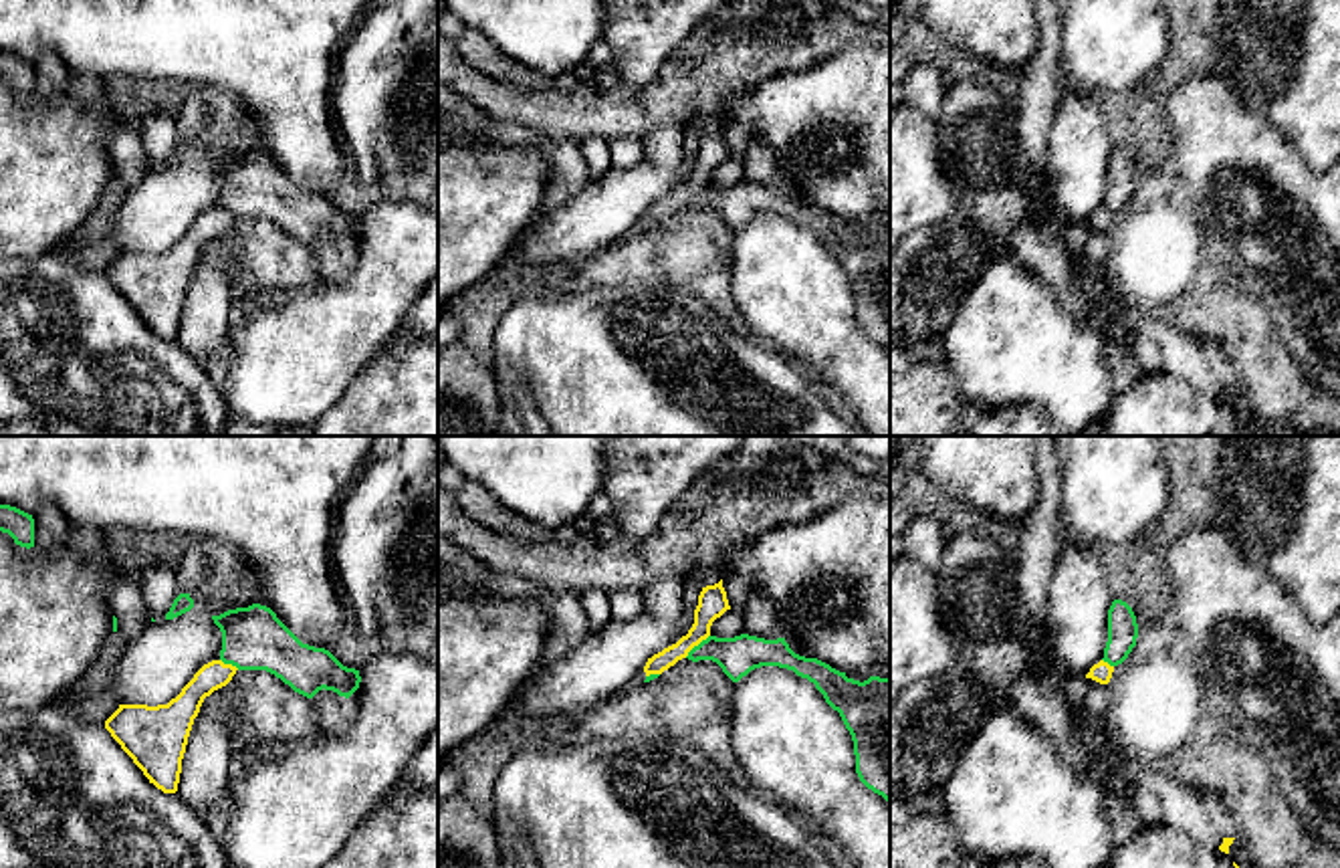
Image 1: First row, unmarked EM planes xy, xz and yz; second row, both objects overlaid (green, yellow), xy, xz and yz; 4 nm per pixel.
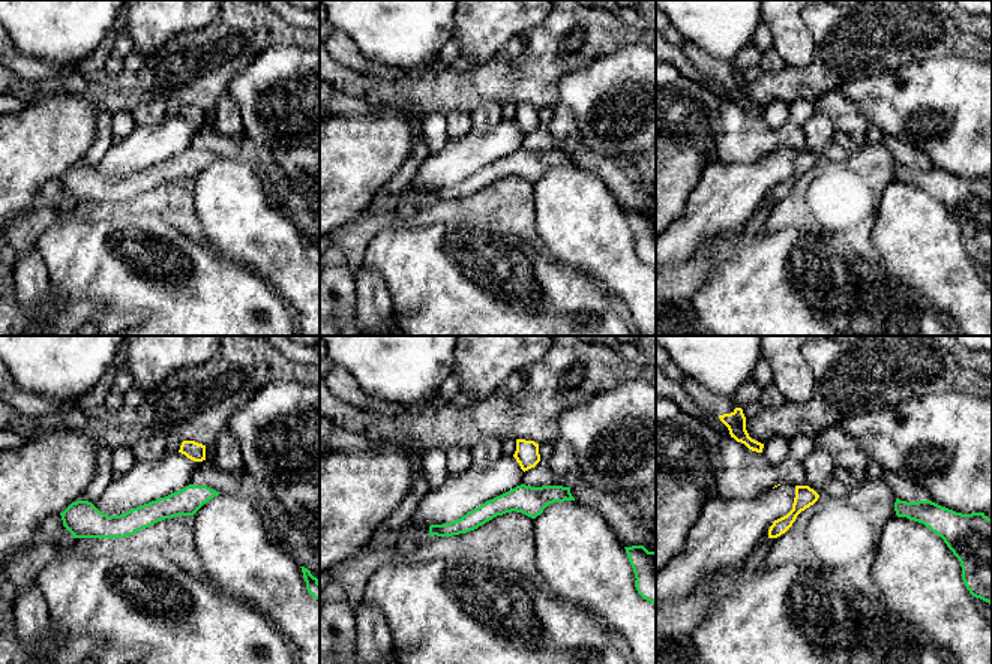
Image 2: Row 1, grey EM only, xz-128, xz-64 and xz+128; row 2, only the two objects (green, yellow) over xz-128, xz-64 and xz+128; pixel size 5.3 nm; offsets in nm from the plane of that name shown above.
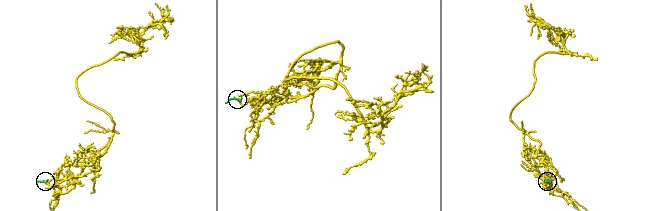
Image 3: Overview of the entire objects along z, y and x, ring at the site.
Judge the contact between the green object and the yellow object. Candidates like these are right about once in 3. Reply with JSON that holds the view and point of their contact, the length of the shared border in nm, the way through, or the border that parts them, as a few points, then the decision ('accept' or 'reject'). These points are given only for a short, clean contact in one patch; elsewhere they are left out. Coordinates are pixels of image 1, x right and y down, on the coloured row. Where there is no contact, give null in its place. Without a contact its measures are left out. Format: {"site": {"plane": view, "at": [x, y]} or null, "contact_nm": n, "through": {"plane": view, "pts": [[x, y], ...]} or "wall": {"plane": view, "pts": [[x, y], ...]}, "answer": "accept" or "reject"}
{"site": {"plane": "xz", "at": [699, 644]}, "contact_nm": 140, "wall": {"plane": "xz", "pts": [[709, 634], [685, 657]]}, "answer": "reject"}

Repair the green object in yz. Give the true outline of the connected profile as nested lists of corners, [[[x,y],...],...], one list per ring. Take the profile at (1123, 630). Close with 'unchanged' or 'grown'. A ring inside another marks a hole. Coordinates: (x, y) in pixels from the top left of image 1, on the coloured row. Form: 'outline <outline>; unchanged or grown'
outline [[[1114,600],[1108,610],[1108,642],[1102,660],[1110,666],[1122,664],[1136,646],[1136,638],[1138,624],[1132,608],[1122,600]]]; unchanged

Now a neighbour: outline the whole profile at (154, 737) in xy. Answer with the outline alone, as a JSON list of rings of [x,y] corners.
[[[212,660],[204,664],[168,704],[119,704],[105,729],[163,793],[176,793],[182,759],[194,719],[206,696],[226,686],[236,666]]]

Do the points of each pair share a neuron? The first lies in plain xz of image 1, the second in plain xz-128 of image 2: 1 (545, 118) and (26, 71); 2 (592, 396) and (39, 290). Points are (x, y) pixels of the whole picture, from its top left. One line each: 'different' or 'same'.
1: different
2: different

